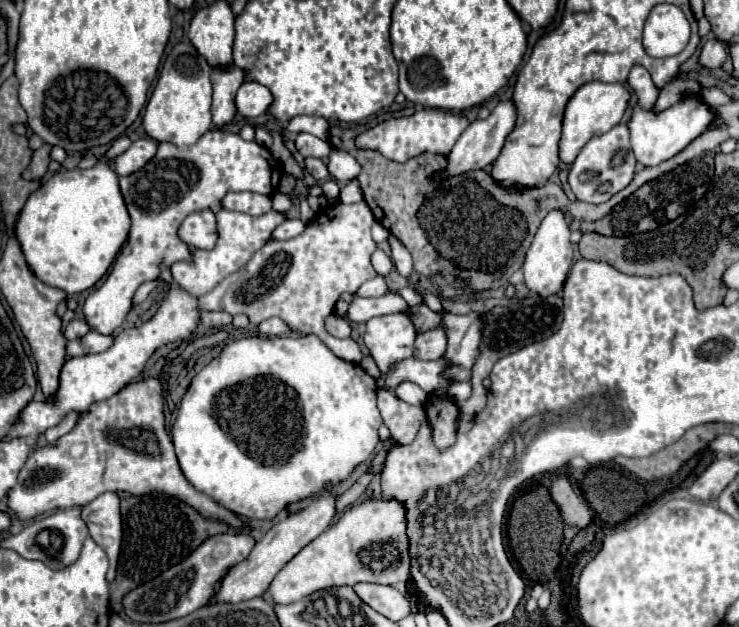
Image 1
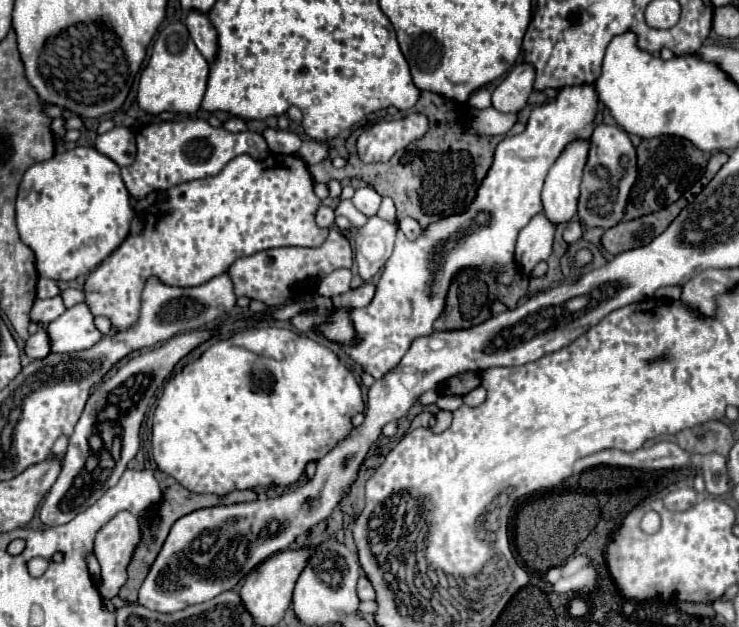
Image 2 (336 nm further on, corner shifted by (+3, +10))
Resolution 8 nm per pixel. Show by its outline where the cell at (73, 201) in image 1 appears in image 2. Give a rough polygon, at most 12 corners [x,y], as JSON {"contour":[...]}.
{"contour":[[90,146],[30,166],[38,274],[90,274],[128,236],[120,166]]}

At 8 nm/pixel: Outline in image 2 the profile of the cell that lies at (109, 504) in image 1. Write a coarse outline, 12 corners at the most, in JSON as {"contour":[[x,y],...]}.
{"contour":[[116,514],[98,530],[100,594],[112,600],[140,538],[140,522]]}

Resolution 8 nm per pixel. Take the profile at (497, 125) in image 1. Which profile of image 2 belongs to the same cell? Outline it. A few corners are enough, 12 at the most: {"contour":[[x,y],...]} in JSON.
{"contour":[[514,66],[492,92],[492,106],[518,114],[534,90],[534,68]]}

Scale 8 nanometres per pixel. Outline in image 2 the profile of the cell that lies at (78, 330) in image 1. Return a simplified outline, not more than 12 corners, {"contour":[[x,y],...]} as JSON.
{"contour":[[62,298],[36,300],[30,318],[42,326],[64,312]]}

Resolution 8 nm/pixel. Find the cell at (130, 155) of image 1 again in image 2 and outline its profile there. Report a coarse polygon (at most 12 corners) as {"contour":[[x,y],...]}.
{"contour":[[118,126],[96,138],[96,150],[118,166],[134,162],[134,130]]}

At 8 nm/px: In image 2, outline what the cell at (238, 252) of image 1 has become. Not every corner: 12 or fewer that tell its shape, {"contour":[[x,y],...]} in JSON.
{"contour":[[236,156],[168,190],[86,280],[116,330],[148,276],[200,286],[236,258],[320,246],[298,156]]}

